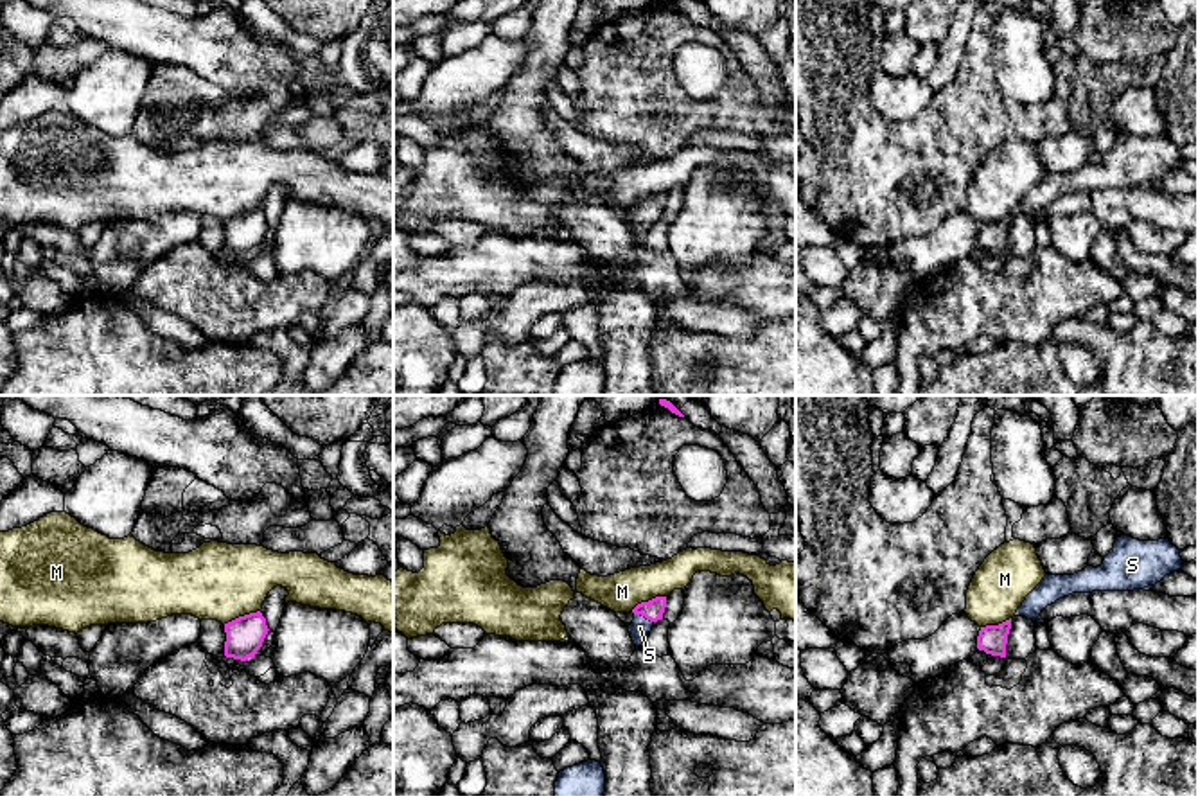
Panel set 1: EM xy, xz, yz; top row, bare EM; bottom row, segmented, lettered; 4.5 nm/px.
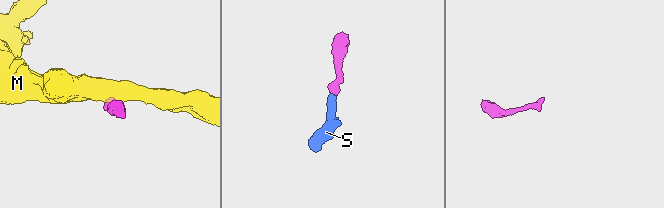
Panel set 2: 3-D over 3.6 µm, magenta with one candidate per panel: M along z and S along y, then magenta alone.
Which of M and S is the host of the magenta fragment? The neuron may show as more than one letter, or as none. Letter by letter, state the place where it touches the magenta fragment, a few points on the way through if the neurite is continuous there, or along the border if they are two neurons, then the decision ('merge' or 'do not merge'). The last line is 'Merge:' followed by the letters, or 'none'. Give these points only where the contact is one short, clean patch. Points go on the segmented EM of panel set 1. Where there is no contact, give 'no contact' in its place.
M: contact xy (241, 617); border xy (259, 610), (223, 624); do not merge
S: contact xz (643, 615); way xz (652, 610), (643, 615), (640, 627); merge
Merge: S

